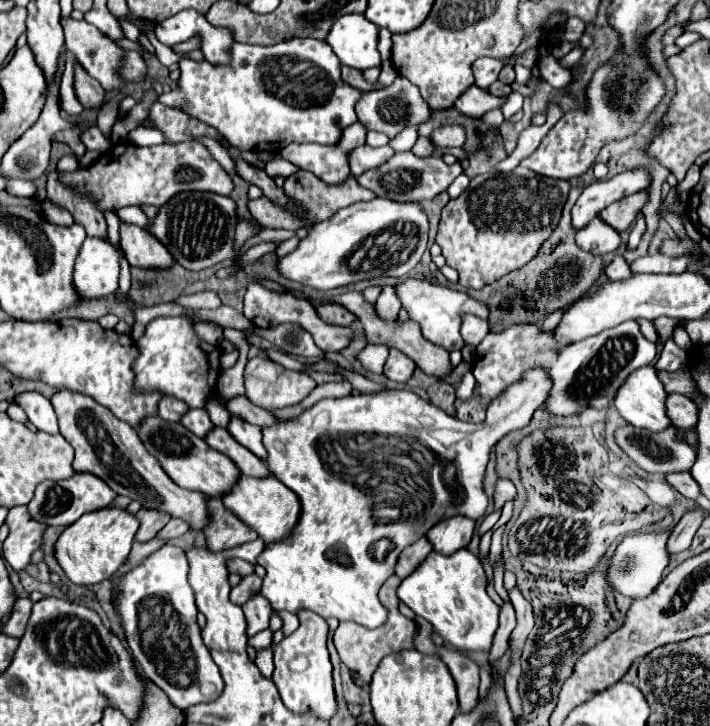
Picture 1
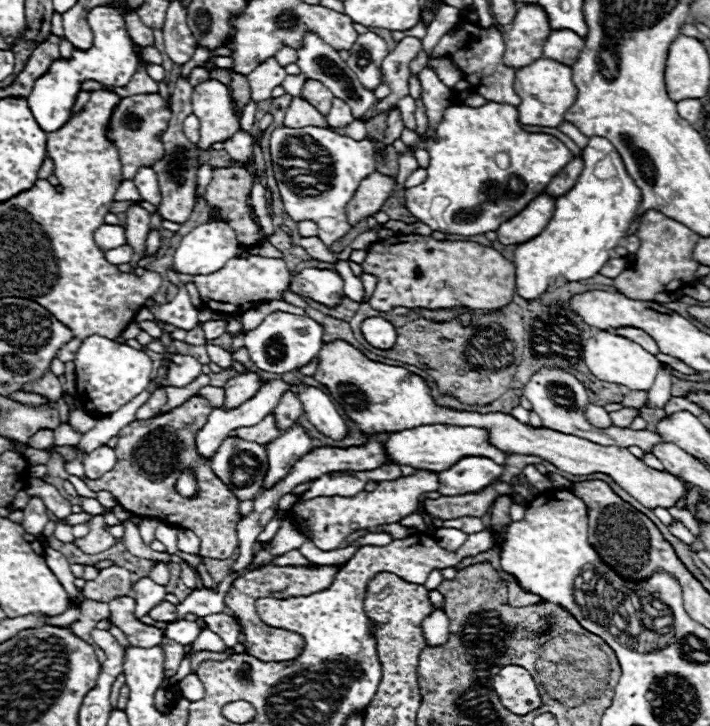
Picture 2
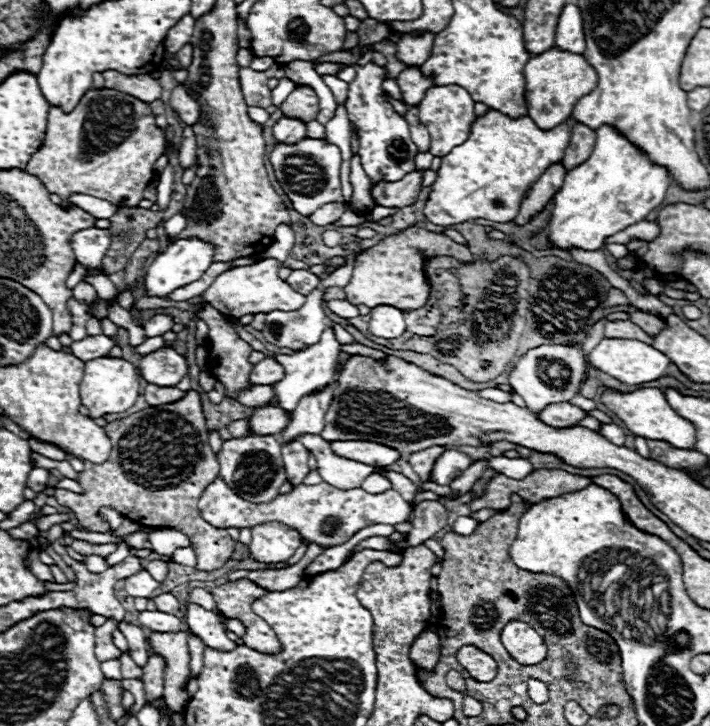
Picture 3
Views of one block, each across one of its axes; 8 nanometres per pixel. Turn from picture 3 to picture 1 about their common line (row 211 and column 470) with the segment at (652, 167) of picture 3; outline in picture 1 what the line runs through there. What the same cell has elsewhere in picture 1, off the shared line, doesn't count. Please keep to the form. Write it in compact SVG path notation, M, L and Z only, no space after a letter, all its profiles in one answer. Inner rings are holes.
M460 550L452 556L432 552L432 556L428 556L428 560L424 560L424 564L420 564L420 568L412 576L402 580L398 588L398 598L404 604L408 604L416 612L416 616L426 618L434 626L434 632L440 634L444 642L448 642L452 648L466 652L490 652L494 634L498 630L498 604L486 594L486 584L488 578L480 560L472 556L468 550Z

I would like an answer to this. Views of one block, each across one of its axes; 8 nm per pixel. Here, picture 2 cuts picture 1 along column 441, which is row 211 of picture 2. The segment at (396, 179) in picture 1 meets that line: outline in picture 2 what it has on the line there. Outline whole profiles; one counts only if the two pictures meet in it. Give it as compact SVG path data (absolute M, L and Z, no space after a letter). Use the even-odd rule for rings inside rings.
M178 78L176 82L176 90L174 90L174 96L172 96L172 118L168 122L168 130L164 132L162 136L162 144L164 144L164 158L156 160L156 164L152 164L156 176L158 176L158 186L160 186L160 194L162 194L162 202L158 206L158 214L164 218L164 220L170 220L174 224L184 224L198 198L196 198L196 174L198 174L198 148L184 136L182 132L182 122L188 114L192 114L192 106L190 106L190 94L192 94L192 86Z

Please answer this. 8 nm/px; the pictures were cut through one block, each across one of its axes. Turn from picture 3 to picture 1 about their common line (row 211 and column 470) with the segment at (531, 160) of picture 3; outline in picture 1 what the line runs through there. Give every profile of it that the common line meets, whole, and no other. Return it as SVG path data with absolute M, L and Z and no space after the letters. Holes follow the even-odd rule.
M534 368L528 370L524 374L524 380L516 382L512 388L508 388L508 392L504 392L504 396L496 398L490 402L488 406L488 416L482 424L468 424L462 422L450 414L446 414L444 410L436 408L430 400L420 398L418 394L410 392L410 390L380 390L380 392L356 392L356 394L348 394L342 398L324 398L320 402L316 402L310 410L302 412L298 418L280 422L276 426L270 428L262 428L264 434L264 446L268 450L268 468L272 470L274 476L278 476L278 480L282 484L286 484L292 492L298 494L300 502L302 502L302 514L300 514L300 522L296 524L296 528L292 530L292 534L276 544L266 544L264 552L258 558L258 564L266 568L266 576L264 576L264 584L262 584L262 594L268 598L268 602L272 604L274 610L288 610L288 612L298 612L302 608L308 608L316 614L320 614L322 618L338 618L338 620L352 620L356 624L362 624L366 628L378 628L386 622L388 618L388 610L384 608L384 604L378 598L378 592L382 588L382 584L394 574L394 566L398 562L400 552L414 544L420 536L426 536L428 530L432 526L436 526L442 520L448 520L452 516L472 516L472 520L478 520L482 516L486 516L486 510L490 506L490 498L484 492L484 474L486 474L486 466L490 460L490 450L492 446L506 436L510 430L524 428L534 410L544 402L544 396L548 394L550 388L550 378L546 376L546 372Z

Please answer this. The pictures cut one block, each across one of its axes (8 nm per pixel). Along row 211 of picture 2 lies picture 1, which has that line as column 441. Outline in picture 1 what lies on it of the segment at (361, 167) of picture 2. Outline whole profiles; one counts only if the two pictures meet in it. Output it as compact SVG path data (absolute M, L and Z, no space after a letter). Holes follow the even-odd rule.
M408 278L408 280L400 282L398 286L394 286L394 290L396 290L398 300L402 302L402 308L406 308L408 316L414 322L420 324L420 328L424 332L424 338L428 338L432 344L438 344L438 346L446 348L448 352L464 348L460 326L462 326L462 318L466 314L488 320L488 316L492 312L492 306L488 302L476 300L476 298L468 296L466 292L458 292L458 290L448 288L448 286L432 284L430 280L424 280L424 278Z

